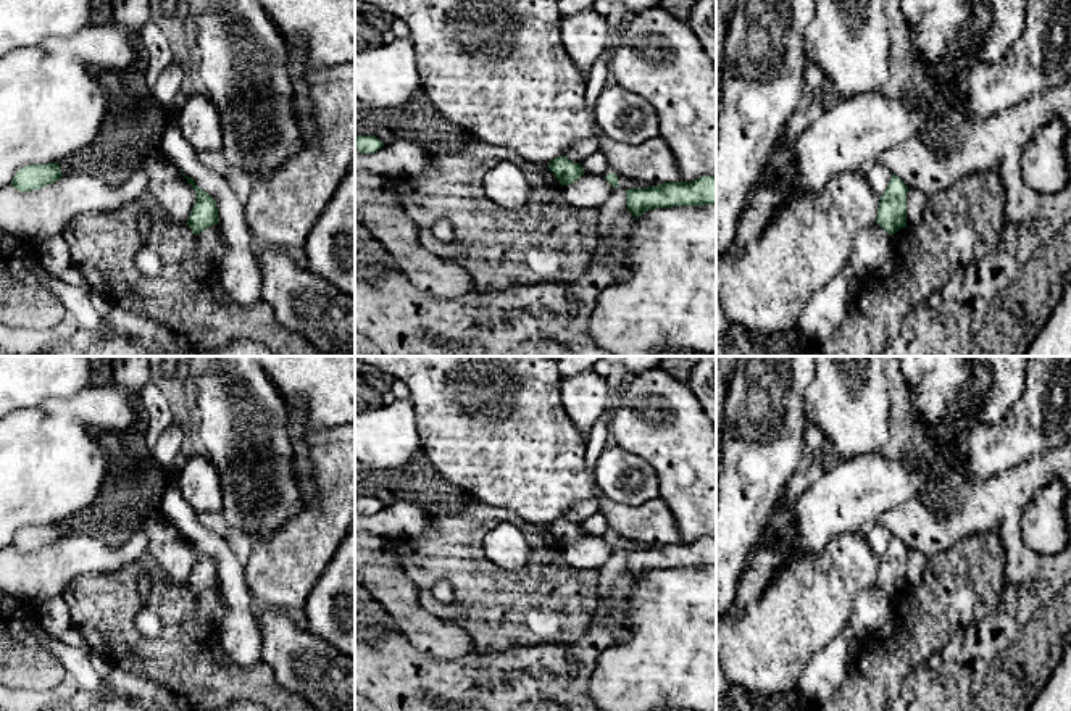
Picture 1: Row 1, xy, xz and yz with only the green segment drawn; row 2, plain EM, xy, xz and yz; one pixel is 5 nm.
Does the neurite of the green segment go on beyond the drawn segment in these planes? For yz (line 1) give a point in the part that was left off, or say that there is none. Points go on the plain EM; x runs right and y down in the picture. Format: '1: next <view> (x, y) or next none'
1: next none

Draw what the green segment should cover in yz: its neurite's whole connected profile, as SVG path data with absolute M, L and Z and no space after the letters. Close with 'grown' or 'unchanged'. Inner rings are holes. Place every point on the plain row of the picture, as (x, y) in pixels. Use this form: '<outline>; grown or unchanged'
M892 535L886 553L881 556L876 584L889 595L894 597L906 588L906 555L905 543Z; unchanged

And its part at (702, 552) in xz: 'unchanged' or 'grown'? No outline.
unchanged

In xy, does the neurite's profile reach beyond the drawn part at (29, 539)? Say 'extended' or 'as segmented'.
as segmented

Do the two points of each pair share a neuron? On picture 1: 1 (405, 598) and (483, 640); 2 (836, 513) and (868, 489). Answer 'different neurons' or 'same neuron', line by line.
1: different neurons
2: same neuron

